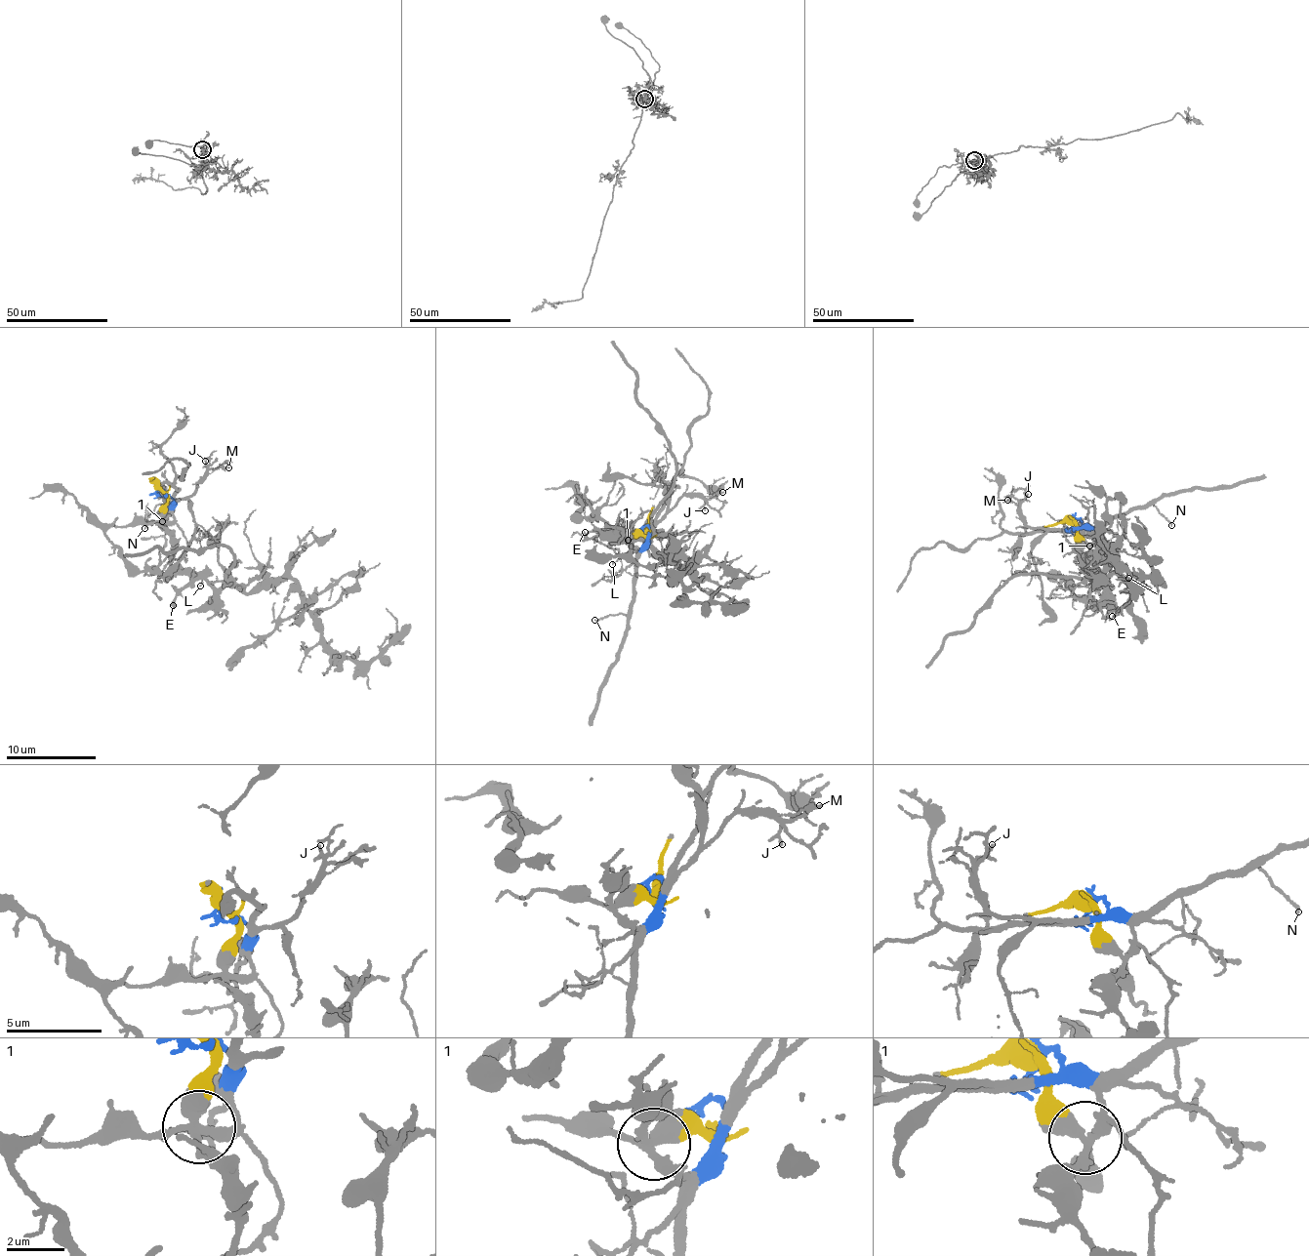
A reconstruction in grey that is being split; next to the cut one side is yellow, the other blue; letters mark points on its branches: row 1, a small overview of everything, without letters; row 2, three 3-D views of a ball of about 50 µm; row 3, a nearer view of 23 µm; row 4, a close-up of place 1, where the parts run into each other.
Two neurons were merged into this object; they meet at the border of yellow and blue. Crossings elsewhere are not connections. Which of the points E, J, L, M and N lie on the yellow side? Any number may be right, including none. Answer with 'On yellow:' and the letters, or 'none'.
On yellow: E, L

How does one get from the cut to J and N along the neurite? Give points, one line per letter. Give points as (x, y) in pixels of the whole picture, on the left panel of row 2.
J: (157, 487), (173, 501), (196, 492), (208, 468), (205, 460)
N: (157, 487), (172, 498), (172, 506), (168, 506), (172, 509), (156, 505), (144, 528)

